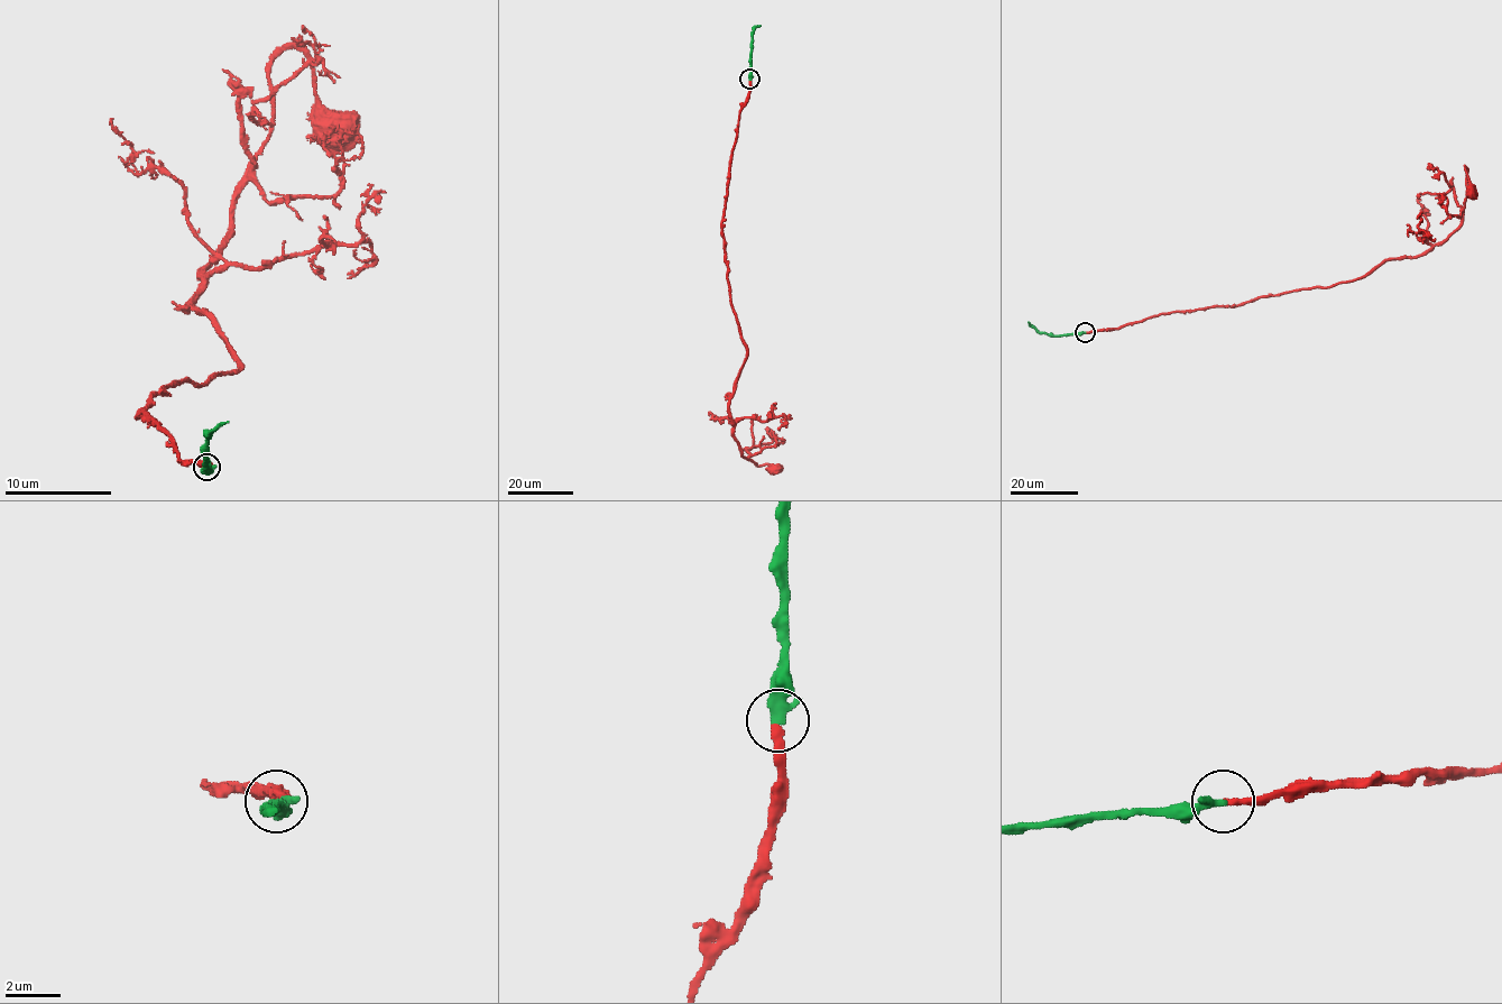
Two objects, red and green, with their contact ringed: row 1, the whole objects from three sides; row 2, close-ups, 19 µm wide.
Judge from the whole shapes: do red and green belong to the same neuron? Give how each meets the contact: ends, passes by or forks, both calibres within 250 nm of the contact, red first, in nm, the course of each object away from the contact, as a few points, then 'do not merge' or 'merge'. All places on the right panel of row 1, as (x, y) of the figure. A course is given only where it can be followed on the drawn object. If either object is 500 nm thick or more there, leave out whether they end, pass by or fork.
red ends there; green ends there; 240 nm thick on the red side, 400 nm on the other; red runs (1085, 332), (1358, 279), (1388, 259), (1426, 254), (1445, 241), (1459, 224), (1465, 167), (1470, 194); green runs (1085, 332), (1050, 335), (1039, 332), (1029, 322); merge

